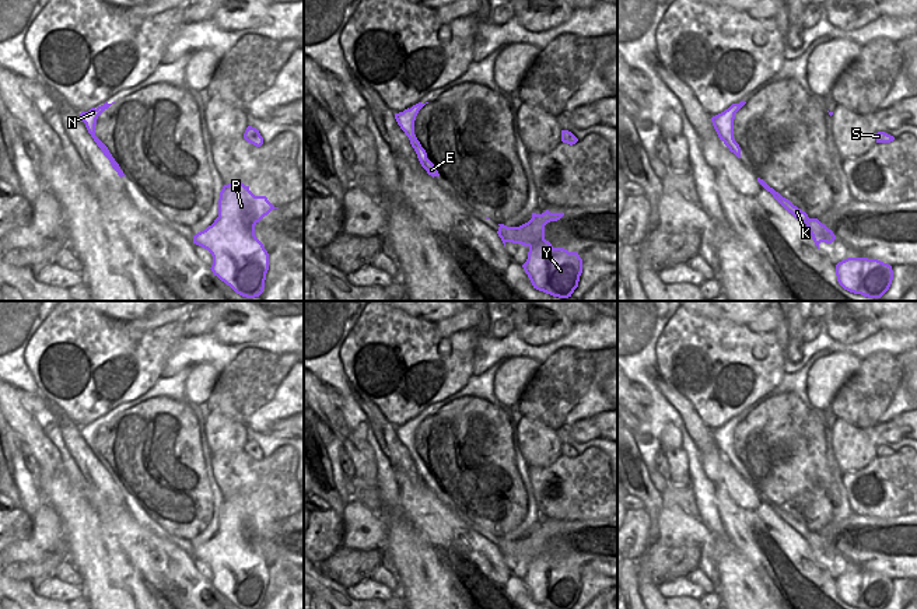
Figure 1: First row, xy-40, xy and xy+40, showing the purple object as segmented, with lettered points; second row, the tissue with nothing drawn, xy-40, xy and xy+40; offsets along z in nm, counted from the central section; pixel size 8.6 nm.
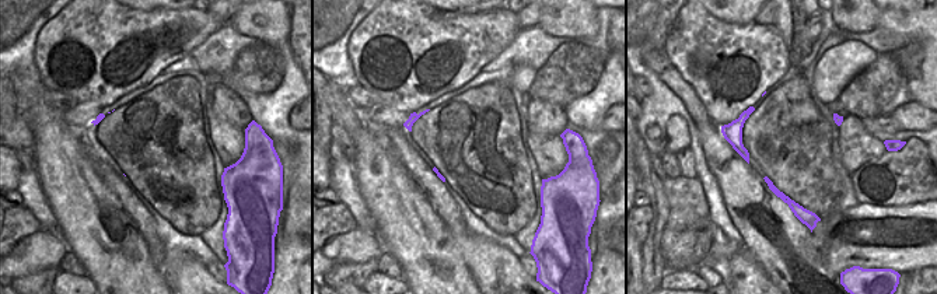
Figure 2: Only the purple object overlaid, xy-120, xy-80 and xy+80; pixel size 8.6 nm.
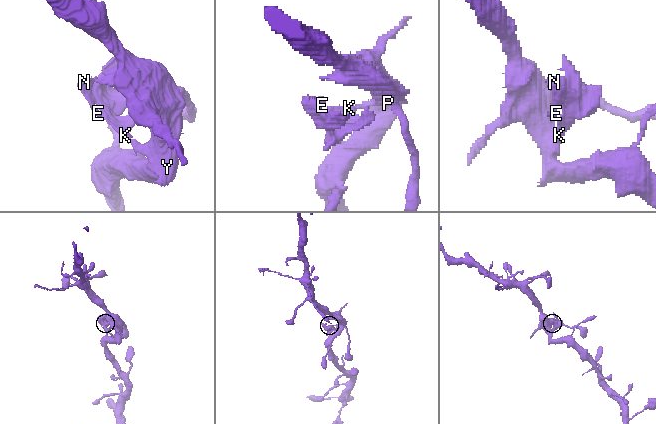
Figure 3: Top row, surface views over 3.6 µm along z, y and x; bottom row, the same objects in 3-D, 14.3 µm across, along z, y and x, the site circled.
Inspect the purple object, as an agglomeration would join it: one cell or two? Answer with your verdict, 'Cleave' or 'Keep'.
Cleave

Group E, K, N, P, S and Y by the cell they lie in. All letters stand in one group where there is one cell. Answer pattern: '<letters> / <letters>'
E K N / P S Y

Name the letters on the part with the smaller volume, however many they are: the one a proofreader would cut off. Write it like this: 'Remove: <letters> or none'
Remove: E, K, N

